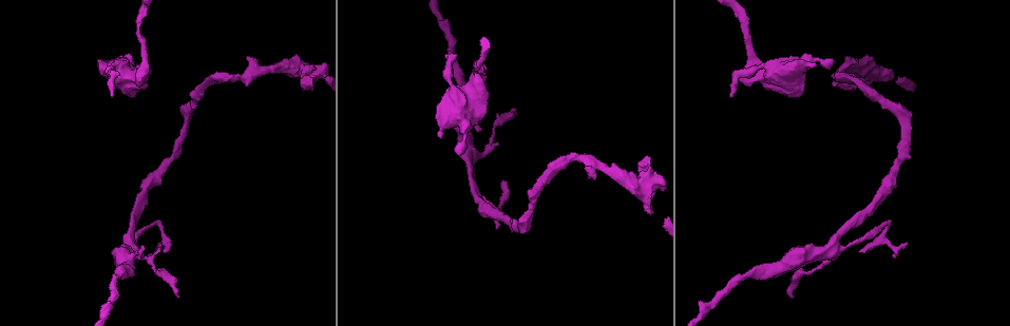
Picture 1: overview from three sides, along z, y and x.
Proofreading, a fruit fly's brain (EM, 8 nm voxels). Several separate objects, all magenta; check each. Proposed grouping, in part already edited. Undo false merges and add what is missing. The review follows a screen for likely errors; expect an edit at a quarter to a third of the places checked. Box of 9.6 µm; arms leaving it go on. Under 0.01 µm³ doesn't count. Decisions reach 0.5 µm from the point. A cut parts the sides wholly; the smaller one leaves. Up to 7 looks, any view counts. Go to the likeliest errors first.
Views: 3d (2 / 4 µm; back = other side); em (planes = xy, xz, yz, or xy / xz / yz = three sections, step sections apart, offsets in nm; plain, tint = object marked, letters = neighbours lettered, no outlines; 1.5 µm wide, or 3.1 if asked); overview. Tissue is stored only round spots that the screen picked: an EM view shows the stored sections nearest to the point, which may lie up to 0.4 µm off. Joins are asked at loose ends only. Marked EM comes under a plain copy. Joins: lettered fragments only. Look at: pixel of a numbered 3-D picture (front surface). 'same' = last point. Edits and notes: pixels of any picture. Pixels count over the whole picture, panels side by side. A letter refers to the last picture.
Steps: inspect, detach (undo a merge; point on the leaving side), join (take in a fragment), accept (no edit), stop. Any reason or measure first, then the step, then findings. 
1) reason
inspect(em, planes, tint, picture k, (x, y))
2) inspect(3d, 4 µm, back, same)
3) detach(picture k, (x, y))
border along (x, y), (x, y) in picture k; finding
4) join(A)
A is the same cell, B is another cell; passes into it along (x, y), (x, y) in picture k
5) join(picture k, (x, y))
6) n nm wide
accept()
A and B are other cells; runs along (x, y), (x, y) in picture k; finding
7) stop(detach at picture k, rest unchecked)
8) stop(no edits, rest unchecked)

an open end
inspect(3d, 4 µm, picture 1, (311, 82))

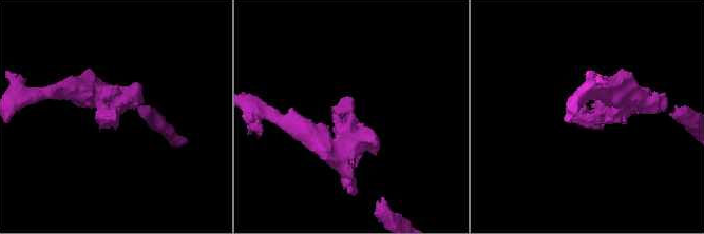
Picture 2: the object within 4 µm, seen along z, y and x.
now the EM
inspect(em, planes, letters, picture 2, (352, 102))

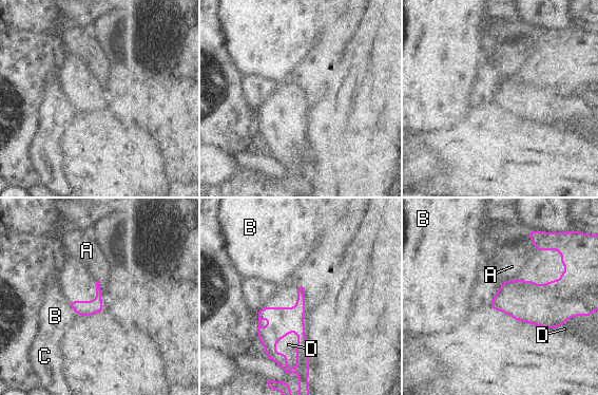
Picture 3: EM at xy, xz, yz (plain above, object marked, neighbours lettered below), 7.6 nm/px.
accept()
A, B, C and D are other cells; border along (297, 304), (264, 306), (256, 312) in picture 3; none of them fits

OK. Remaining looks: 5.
inspect(3d, 4 µm, picture 1, (816, 67))

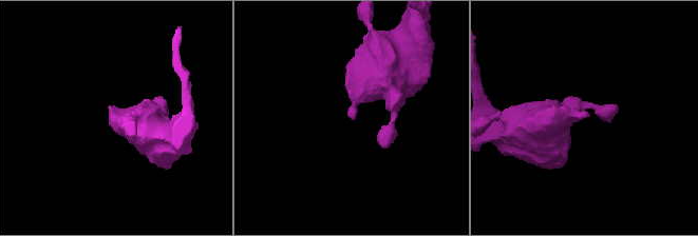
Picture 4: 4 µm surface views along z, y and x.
inspect(em, xy, step 4, tint, picture 4, (588, 114))

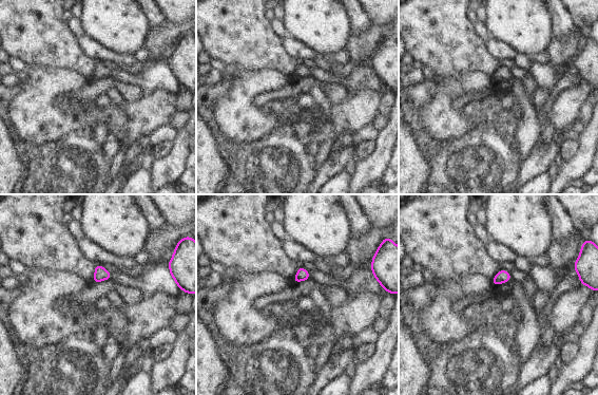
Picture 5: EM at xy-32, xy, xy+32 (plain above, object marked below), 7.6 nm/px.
inspect(em, planes, letters, same)

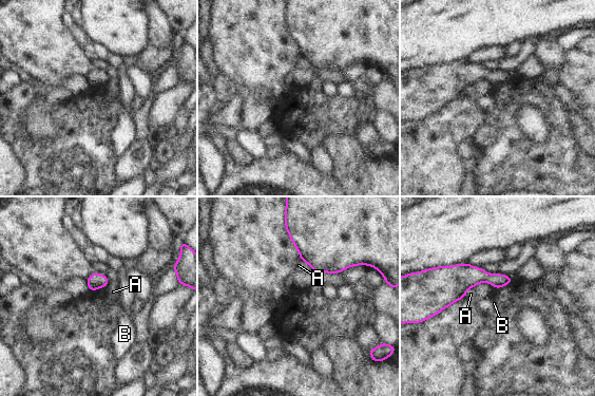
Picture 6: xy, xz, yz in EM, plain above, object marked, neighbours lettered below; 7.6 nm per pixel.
accept()
A and B are other cells; border along (300, 259), (315, 271) in picture 6; none of them fits

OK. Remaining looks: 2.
stop(no edits, rest unchecked)

